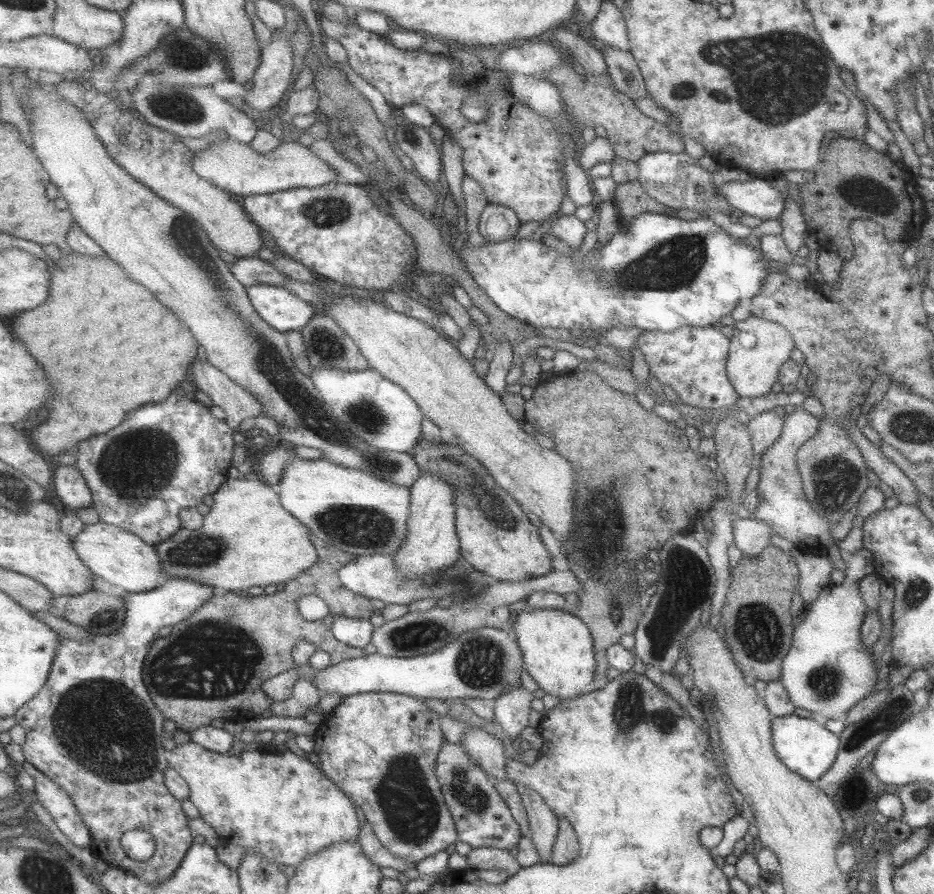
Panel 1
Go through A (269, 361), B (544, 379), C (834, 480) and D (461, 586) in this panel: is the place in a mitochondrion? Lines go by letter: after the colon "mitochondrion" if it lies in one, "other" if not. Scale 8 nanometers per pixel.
A: mitochondrion
B: other
C: mitochondrion
D: mitochondrion

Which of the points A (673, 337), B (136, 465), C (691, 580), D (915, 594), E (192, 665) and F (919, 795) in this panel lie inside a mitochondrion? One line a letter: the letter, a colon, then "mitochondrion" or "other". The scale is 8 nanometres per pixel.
A: other
B: mitochondrion
C: mitochondrion
D: mitochondrion
E: mitochondrion
F: other

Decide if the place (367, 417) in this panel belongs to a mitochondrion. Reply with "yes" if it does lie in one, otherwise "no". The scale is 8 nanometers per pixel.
yes

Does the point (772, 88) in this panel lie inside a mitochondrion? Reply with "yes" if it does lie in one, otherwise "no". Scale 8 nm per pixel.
yes

